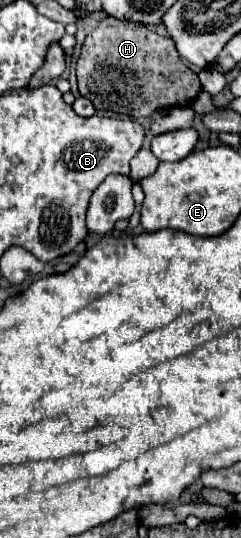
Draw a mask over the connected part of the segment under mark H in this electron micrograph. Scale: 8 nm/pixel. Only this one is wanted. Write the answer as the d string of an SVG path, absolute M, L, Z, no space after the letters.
M115 17L103 19L83 41L77 61L77 79L81 97L89 99L97 113L113 111L133 119L149 117L161 107L189 105L201 93L197 73L181 61L173 39L165 37L159 29Z

